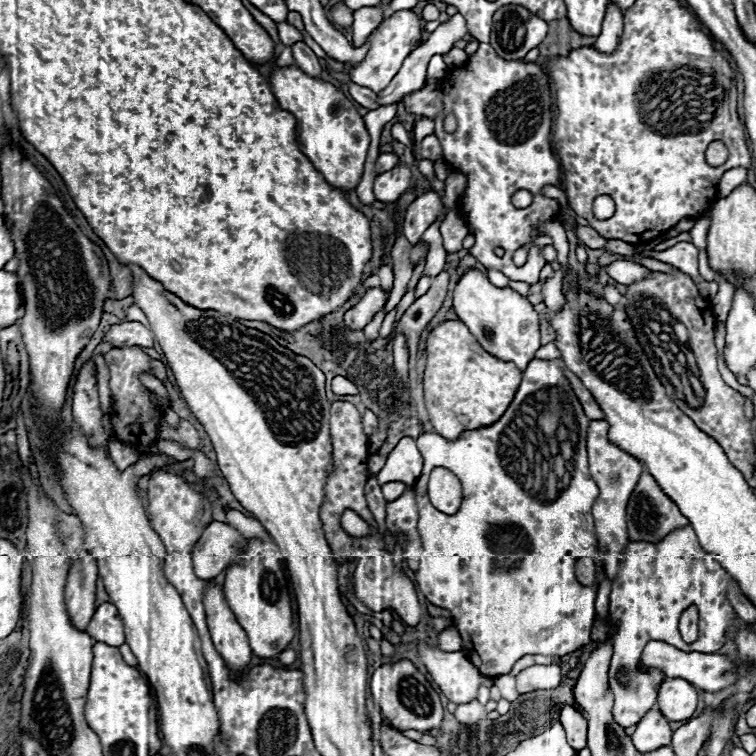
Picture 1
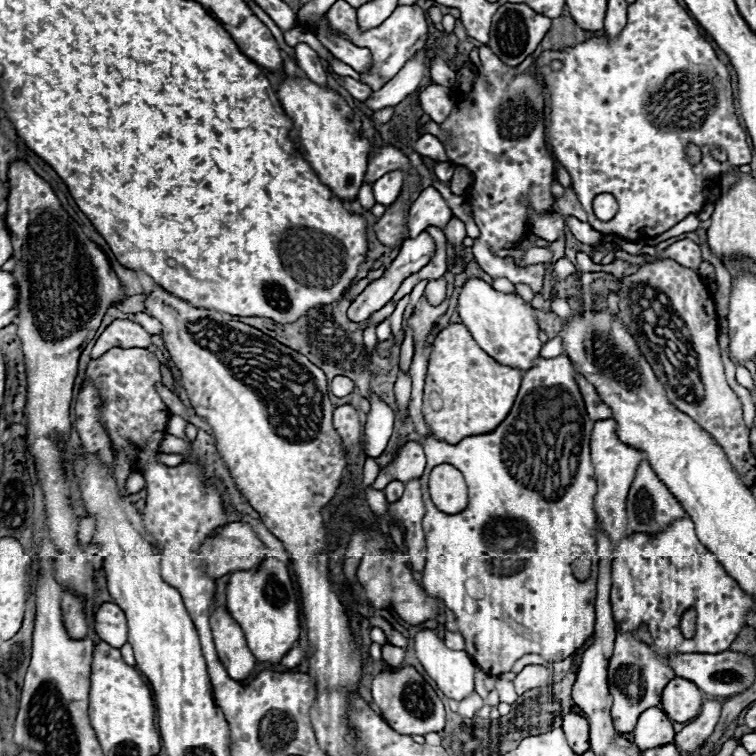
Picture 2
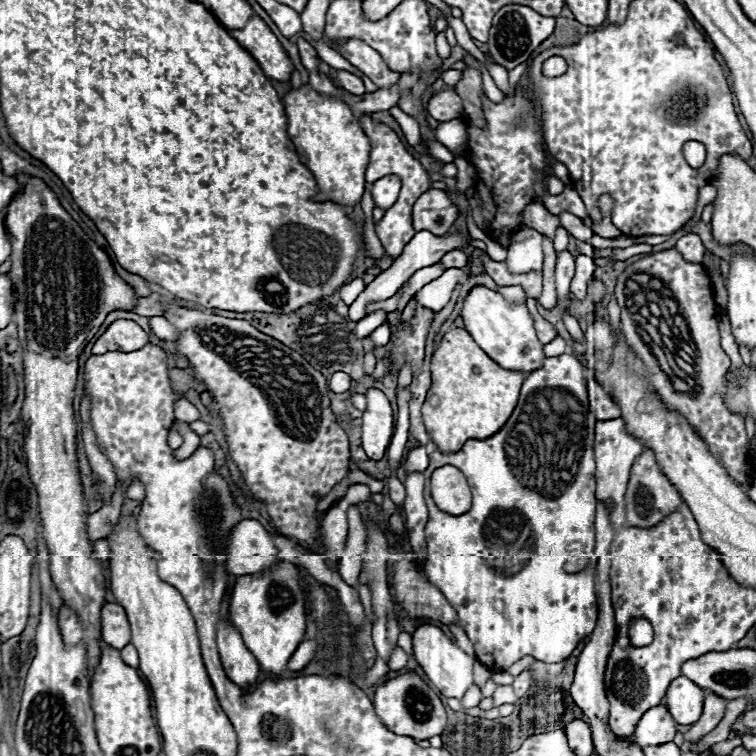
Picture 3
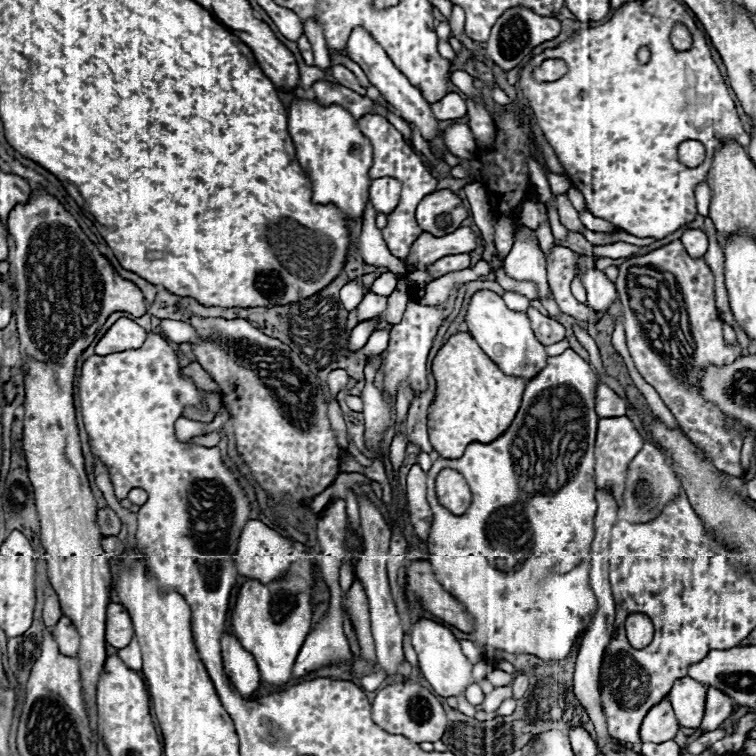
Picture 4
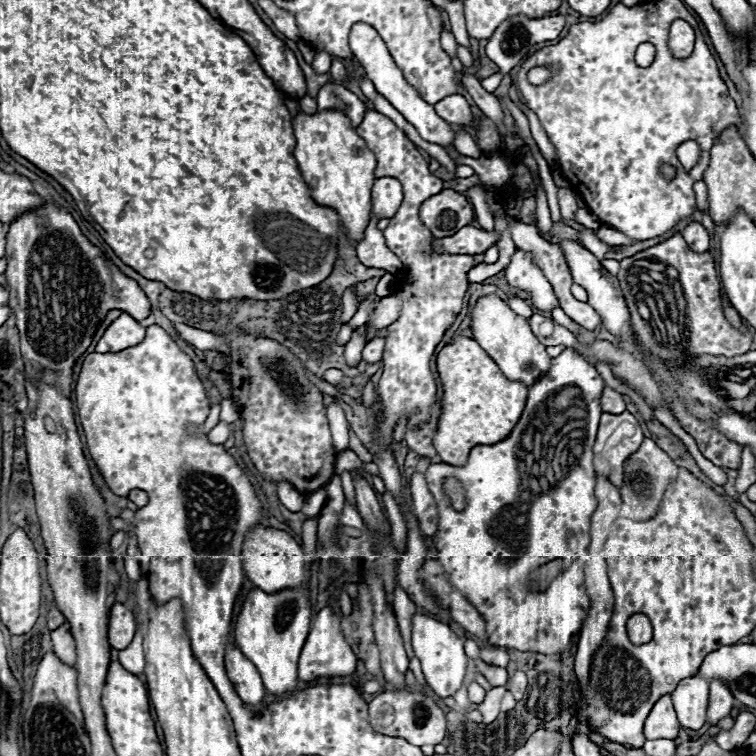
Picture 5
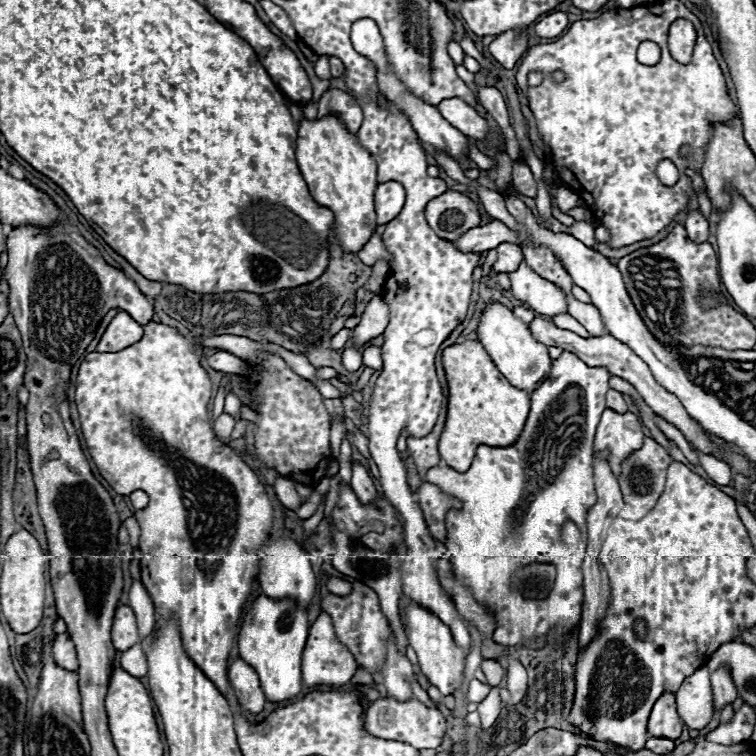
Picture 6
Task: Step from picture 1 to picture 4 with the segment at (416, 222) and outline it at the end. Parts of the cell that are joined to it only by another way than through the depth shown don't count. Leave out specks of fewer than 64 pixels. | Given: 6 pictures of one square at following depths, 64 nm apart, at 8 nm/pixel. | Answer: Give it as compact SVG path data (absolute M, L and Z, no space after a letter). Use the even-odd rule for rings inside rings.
M436 190L436 192L428 194L428 196L424 196L420 200L418 208L416 208L418 226L424 232L432 232L434 236L446 236L448 232L454 232L462 224L462 220L466 216L468 216L468 210L462 206L462 200L450 190ZM436 224L440 228L444 228L444 230L440 232L440 228Z

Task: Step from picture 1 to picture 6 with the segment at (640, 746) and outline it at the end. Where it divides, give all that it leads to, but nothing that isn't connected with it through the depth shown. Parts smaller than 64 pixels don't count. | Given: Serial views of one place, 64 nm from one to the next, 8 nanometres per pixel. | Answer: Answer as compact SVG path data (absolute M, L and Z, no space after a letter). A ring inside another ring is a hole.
M666 692L656 700L648 720L648 734L654 738L668 738L668 740L676 740L682 734L682 722L676 714L674 694Z

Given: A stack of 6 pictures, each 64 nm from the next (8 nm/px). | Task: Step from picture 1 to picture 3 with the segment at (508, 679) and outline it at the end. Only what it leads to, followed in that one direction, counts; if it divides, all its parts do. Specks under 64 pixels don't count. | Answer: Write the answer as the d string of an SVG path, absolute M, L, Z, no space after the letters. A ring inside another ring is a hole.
M498 686L494 692L494 706L502 706L502 704L514 704L518 698L514 696L512 686Z

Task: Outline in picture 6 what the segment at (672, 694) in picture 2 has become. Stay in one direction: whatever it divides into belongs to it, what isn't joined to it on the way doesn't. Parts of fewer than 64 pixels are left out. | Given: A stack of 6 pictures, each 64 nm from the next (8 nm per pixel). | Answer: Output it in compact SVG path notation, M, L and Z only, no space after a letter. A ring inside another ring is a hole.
M700 668L688 676L674 696L678 716L690 730L702 730L712 720L714 708L708 668Z

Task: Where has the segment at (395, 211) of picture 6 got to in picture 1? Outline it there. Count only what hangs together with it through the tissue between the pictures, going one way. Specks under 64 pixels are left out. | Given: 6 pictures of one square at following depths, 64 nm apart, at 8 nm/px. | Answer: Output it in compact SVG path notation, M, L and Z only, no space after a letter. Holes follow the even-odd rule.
M400 162L392 170L386 170L374 180L374 194L380 202L396 202L410 186L410 168Z

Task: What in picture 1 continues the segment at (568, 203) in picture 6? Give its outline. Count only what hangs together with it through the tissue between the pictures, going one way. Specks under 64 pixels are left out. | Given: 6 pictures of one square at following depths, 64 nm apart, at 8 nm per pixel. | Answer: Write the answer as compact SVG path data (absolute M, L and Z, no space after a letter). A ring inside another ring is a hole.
M574 224L574 232L576 232L578 240L580 240L582 244L586 244L588 248L600 250L600 248L606 246L606 238L602 238L602 236L600 236L594 228L590 228L590 226L576 226L576 224Z

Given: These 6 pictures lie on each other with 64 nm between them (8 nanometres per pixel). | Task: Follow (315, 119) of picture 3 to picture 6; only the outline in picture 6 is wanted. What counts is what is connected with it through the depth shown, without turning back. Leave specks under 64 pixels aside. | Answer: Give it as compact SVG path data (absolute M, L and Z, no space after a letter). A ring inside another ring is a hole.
M324 116L316 120L302 118L298 124L296 140L296 160L300 172L310 188L312 198L334 212L334 230L340 238L340 246L346 252L358 252L372 230L376 228L374 212L374 192L376 192L376 162L372 154L362 148L352 132L344 126L338 116Z

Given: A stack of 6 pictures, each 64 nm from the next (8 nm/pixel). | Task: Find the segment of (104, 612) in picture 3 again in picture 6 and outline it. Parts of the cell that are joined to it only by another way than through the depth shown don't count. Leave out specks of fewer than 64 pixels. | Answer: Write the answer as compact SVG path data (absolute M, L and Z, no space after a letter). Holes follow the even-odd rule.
M118 606L114 624L112 624L112 644L116 650L124 652L138 640L138 628L136 618L130 606Z

